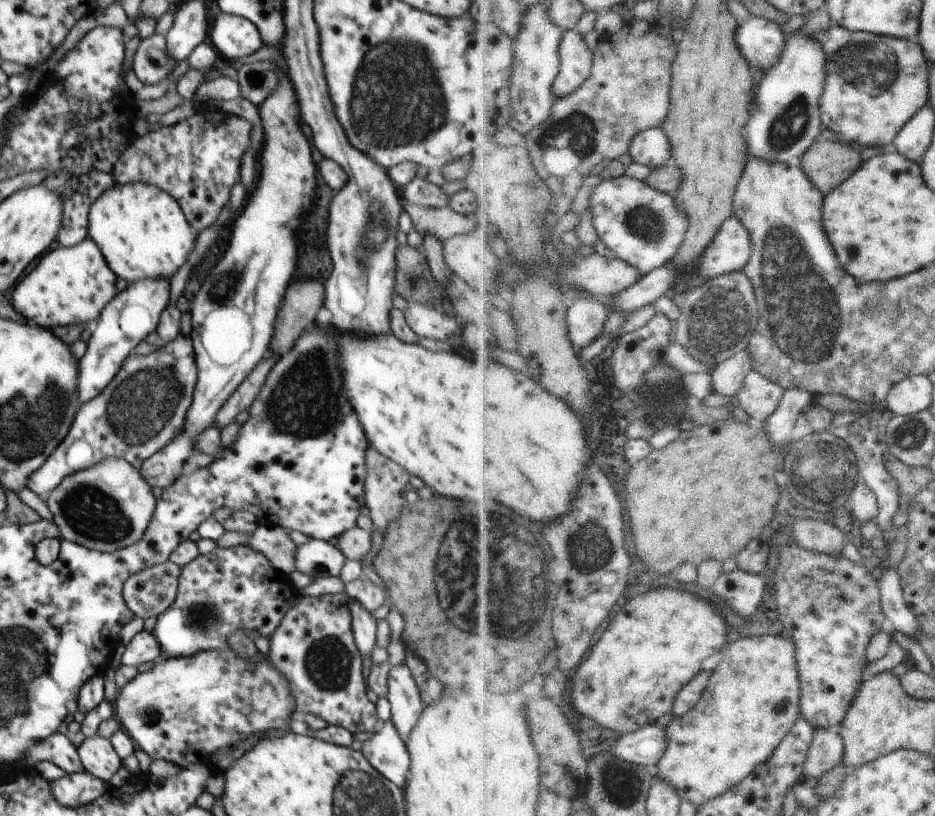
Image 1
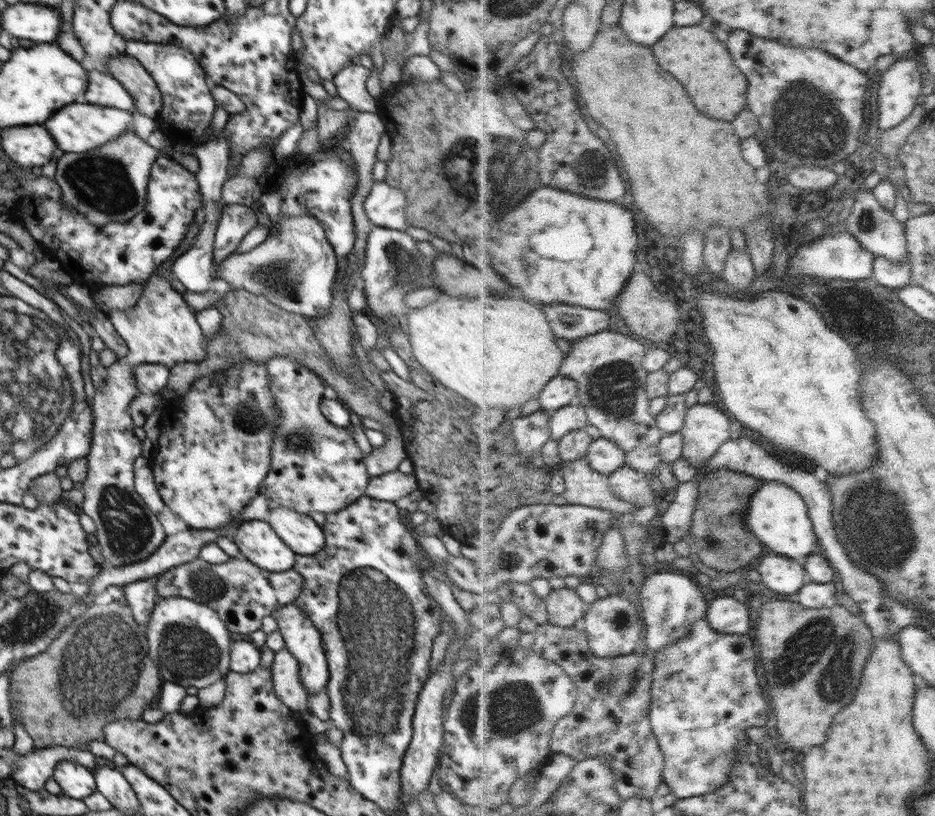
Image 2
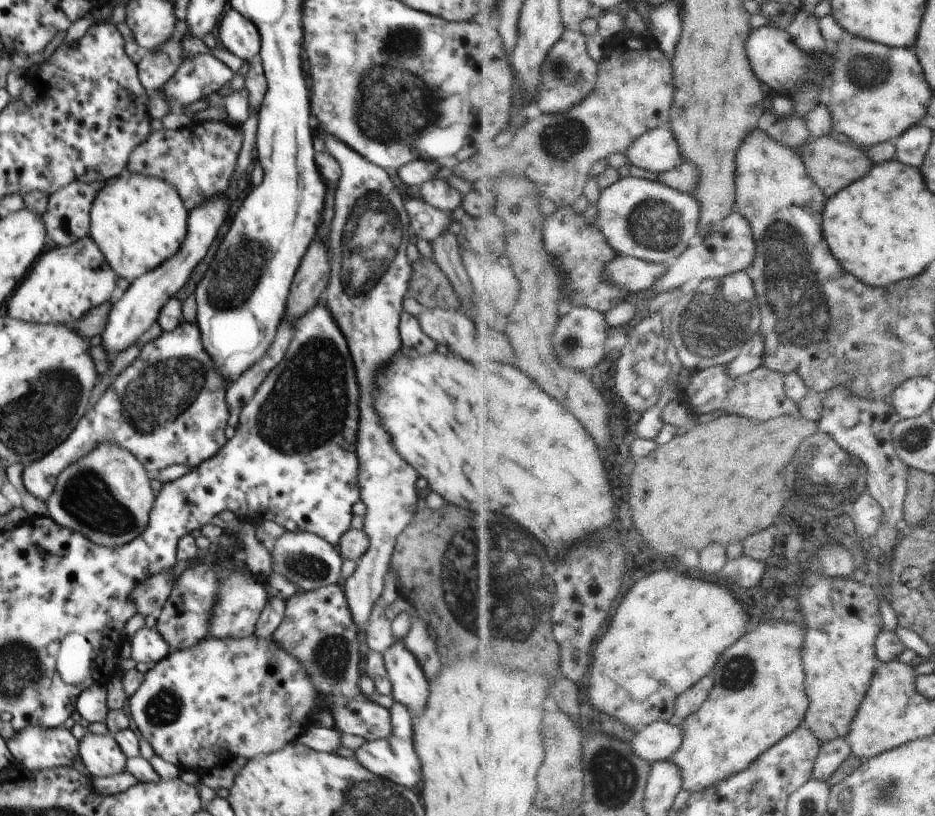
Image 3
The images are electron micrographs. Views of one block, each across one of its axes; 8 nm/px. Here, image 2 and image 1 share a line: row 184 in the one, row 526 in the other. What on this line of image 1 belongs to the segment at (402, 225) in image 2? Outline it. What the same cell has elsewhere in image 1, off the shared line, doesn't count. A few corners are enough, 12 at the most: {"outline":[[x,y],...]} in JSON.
{"outline":[[372,445],[365,452],[365,506],[385,535],[408,504],[411,474]]}

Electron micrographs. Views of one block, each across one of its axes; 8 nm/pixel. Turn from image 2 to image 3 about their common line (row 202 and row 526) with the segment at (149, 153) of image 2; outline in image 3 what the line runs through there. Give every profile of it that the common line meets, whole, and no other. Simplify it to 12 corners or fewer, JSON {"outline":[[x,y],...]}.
{"outline":[[110,441],[58,475],[47,516],[93,543],[138,538],[150,473]]}

